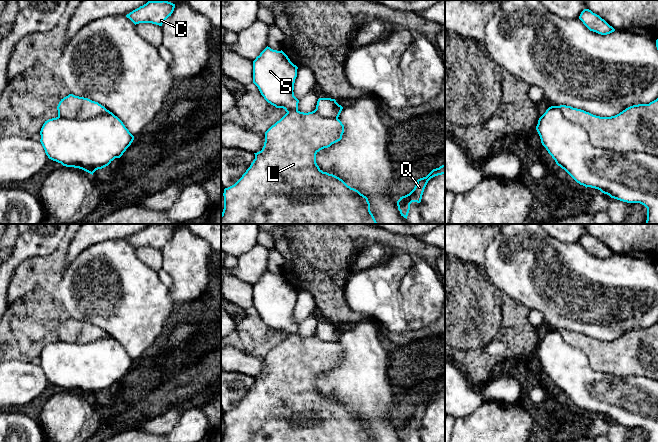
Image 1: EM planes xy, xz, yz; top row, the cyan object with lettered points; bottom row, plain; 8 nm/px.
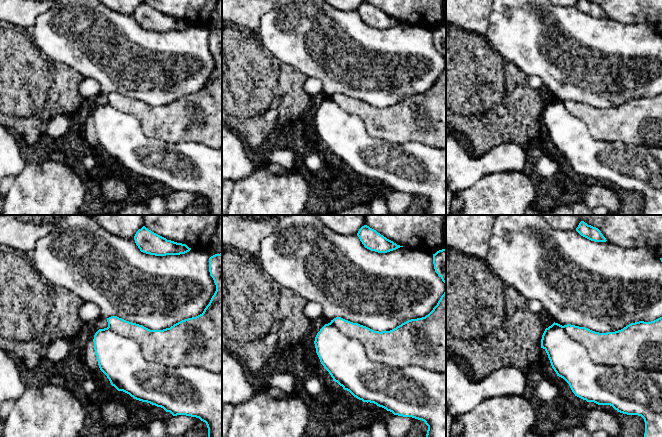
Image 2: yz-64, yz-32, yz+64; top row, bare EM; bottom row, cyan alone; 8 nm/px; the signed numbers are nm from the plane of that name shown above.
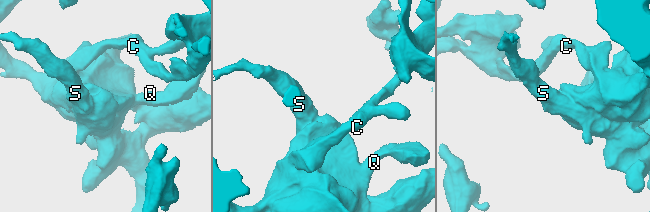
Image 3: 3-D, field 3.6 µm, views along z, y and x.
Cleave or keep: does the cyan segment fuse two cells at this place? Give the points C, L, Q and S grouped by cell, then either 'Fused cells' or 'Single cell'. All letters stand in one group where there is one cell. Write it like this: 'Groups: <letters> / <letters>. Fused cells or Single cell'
Groups: C L Q / S. Fused cells

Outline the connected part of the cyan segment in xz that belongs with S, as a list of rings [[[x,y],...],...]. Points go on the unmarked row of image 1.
[[[267,270],[253,285],[253,307],[268,327],[295,336],[299,327],[293,316],[297,293],[282,274]]]

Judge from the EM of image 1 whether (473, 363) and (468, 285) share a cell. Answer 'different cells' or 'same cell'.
same cell

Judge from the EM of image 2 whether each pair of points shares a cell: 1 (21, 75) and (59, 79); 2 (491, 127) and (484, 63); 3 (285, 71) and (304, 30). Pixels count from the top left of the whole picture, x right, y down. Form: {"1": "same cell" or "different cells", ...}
{"1": "same cell", "2": "same cell", "3": "different cells"}

